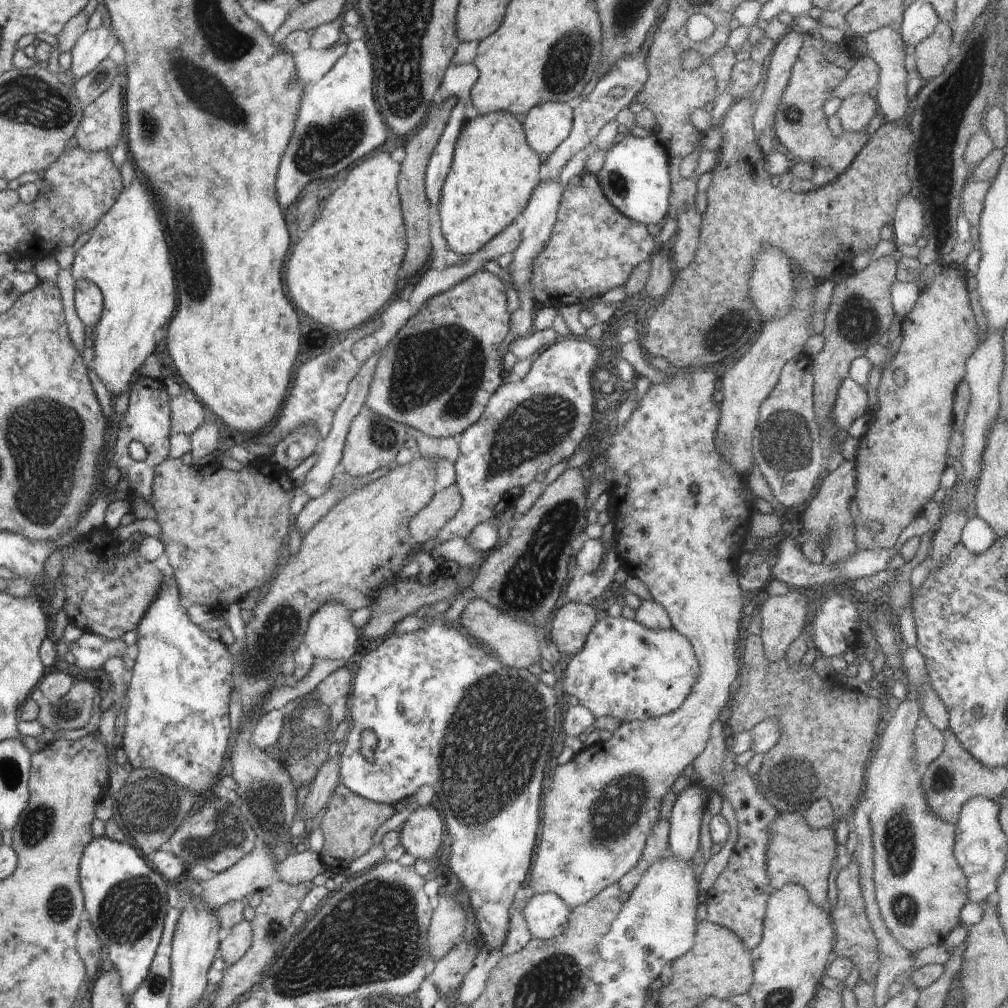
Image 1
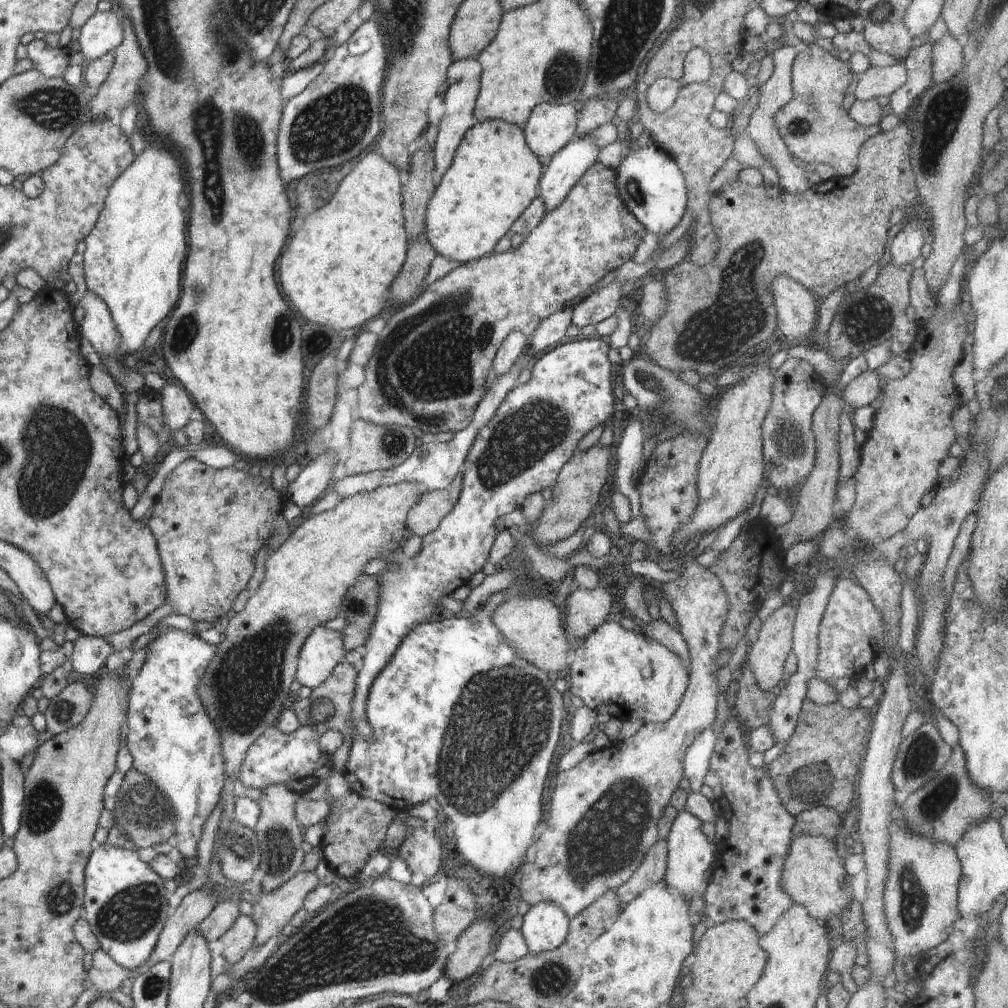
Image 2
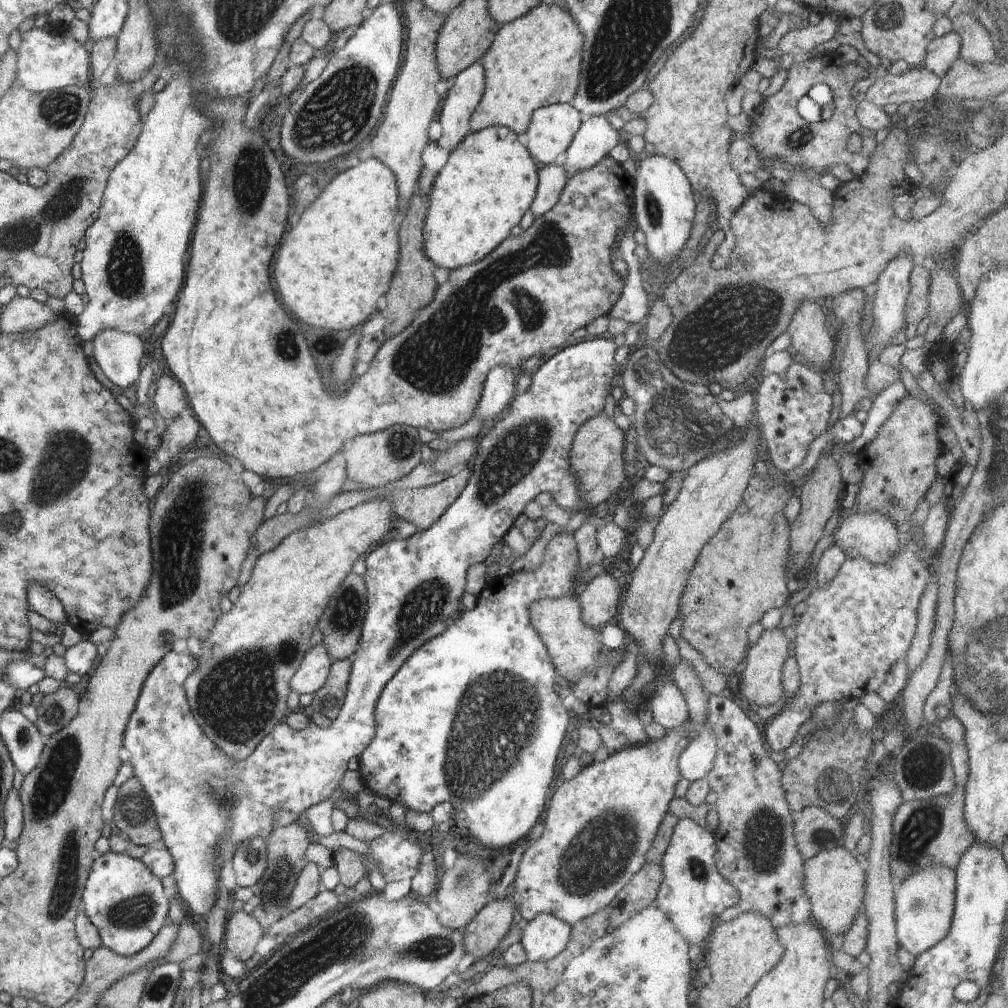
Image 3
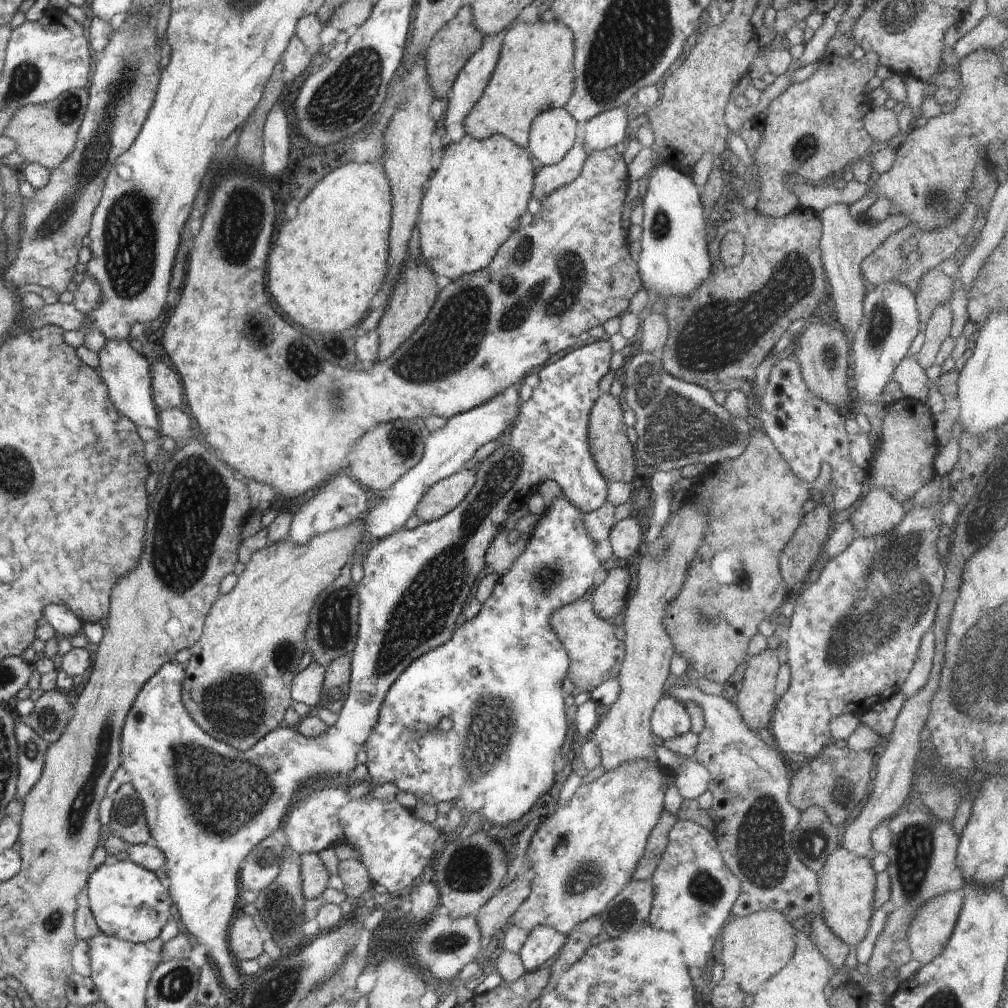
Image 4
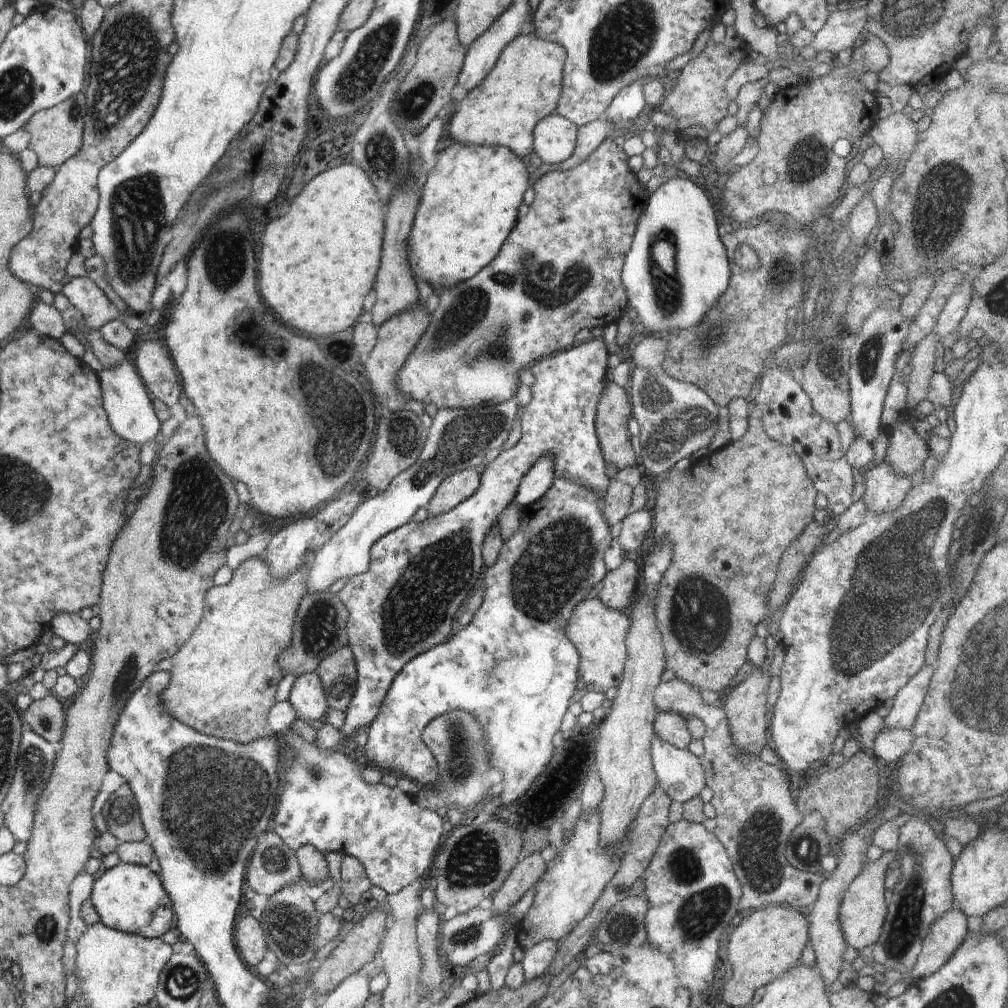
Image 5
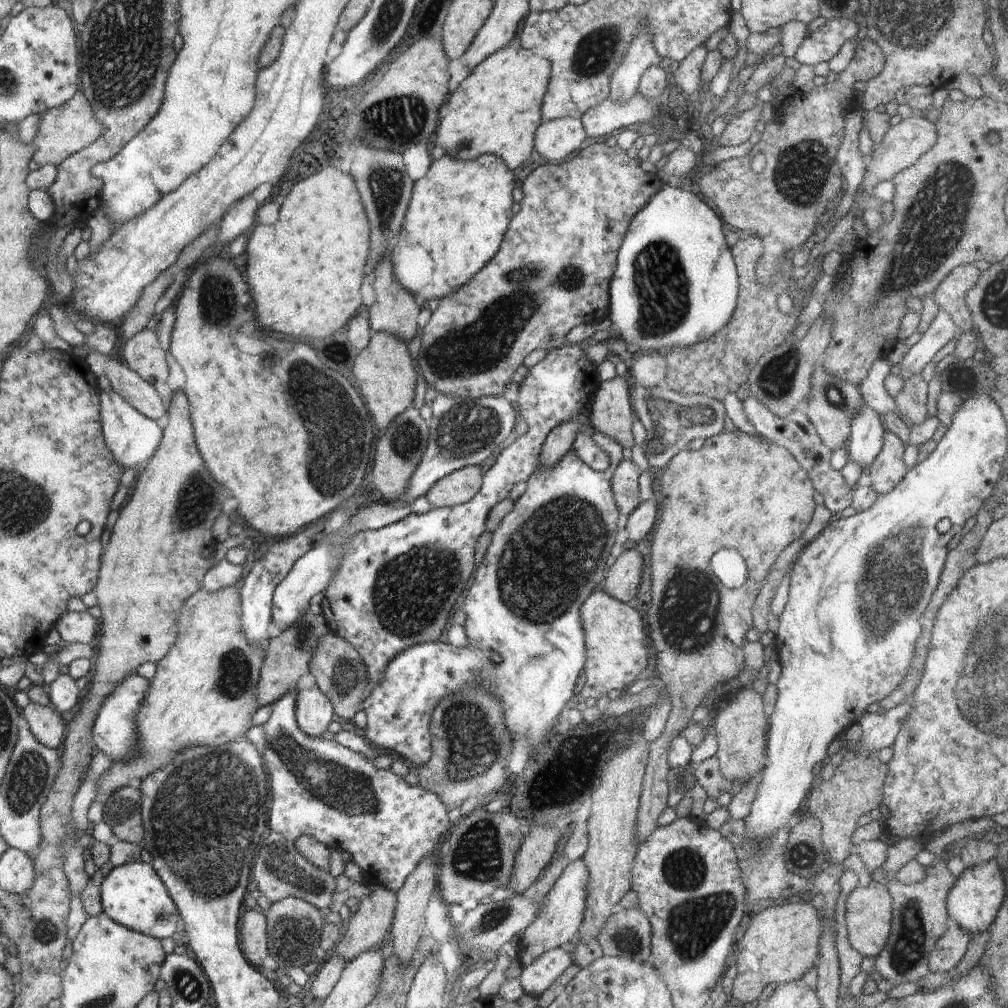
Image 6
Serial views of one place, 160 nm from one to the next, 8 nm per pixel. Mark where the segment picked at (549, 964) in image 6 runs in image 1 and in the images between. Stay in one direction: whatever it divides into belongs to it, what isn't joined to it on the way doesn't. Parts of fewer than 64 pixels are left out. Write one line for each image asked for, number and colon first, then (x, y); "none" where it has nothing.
1: (547, 916)
2: (545, 926)
3: (544, 937)
4: (542, 943)
5: (537, 958)

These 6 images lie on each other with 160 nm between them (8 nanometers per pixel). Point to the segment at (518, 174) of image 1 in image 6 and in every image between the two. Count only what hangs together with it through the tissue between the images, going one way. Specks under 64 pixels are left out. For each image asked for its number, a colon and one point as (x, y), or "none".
2: (494, 176)
3: (490, 180)
4: (476, 197)
5: (469, 202)
6: (459, 212)

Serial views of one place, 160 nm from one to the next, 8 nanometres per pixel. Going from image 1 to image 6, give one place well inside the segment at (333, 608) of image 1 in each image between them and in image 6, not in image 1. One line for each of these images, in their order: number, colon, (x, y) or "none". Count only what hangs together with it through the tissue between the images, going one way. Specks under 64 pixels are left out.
2: (323, 649)
3: (313, 671)
4: (307, 685)
5: (307, 697)
6: (314, 712)

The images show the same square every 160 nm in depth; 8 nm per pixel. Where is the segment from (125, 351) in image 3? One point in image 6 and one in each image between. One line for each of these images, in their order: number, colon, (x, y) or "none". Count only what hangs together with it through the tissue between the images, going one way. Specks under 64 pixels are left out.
4: (127, 375)
5: (128, 404)
6: (133, 438)

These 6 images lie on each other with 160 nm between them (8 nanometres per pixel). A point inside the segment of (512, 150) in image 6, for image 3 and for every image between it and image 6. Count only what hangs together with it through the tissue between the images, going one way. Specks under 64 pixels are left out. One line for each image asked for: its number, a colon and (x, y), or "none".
3: (535, 61)
4: (535, 72)
5: (525, 85)

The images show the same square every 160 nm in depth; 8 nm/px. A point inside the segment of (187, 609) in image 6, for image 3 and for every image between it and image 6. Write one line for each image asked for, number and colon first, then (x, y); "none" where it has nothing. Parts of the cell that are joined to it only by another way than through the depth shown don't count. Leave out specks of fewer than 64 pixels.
3: (237, 694)
4: (237, 685)
5: (223, 680)

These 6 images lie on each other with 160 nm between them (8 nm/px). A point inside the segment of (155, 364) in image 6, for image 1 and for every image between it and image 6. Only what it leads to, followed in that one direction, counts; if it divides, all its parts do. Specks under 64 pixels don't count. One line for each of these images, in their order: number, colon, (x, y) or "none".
1: (187, 414)
2: (179, 409)
3: (169, 400)
4: (167, 392)
5: (154, 364)

